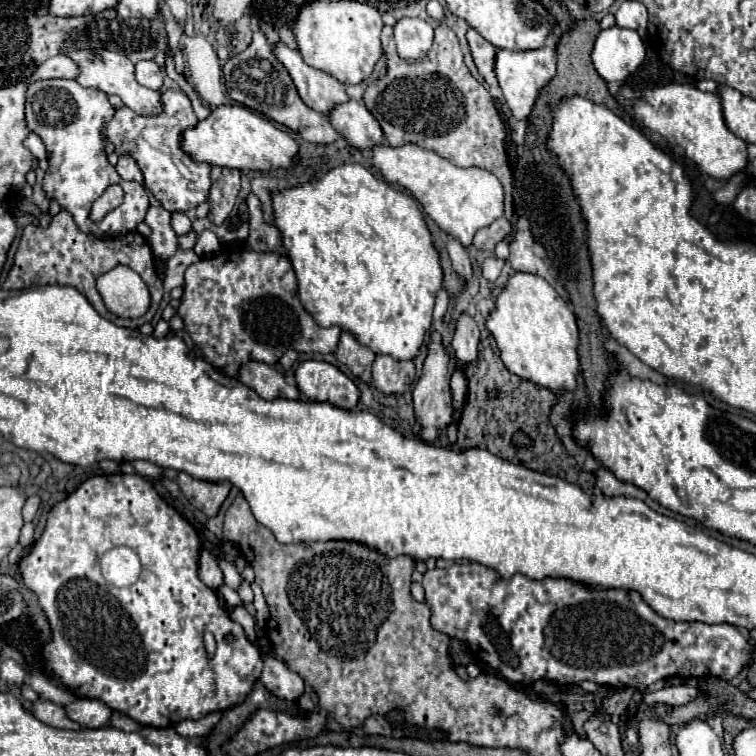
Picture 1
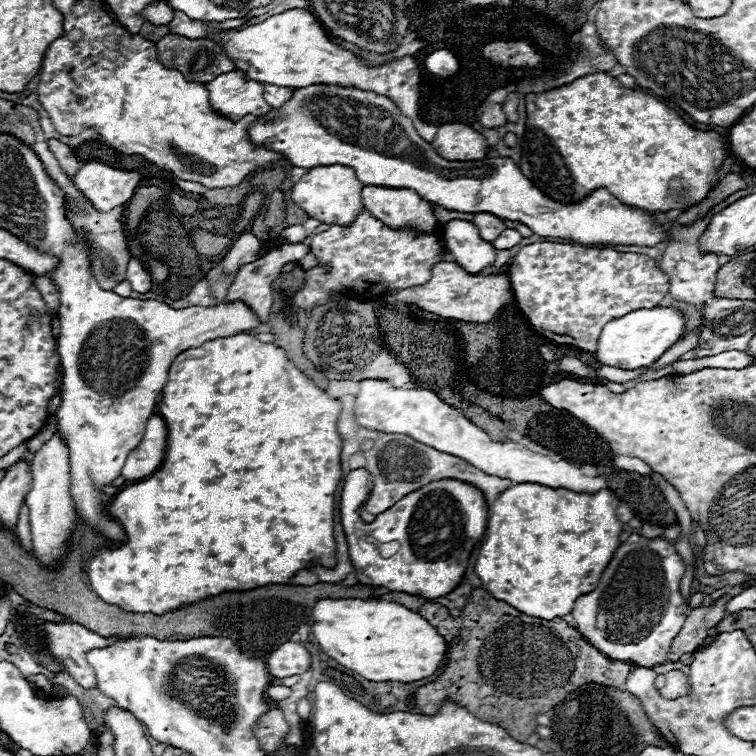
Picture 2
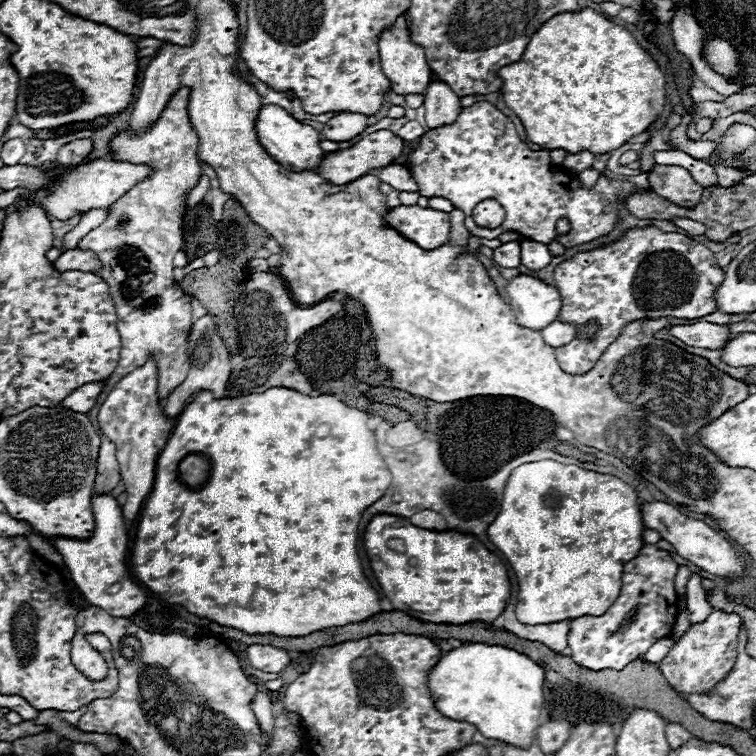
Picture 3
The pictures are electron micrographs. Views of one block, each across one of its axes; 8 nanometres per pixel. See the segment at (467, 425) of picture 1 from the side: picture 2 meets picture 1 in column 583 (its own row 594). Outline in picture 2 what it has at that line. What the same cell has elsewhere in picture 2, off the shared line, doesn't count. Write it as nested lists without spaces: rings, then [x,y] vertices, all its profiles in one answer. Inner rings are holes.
[[[474,588],[470,592],[458,618],[452,618],[442,604],[434,602],[422,604],[418,614],[444,636],[448,650],[444,672],[414,690],[416,708],[422,714],[434,714],[440,700],[450,696],[472,714],[486,714],[492,708],[496,712],[510,712],[516,716],[478,718],[502,726],[518,742],[528,740],[528,736],[536,732],[538,714],[550,712],[578,686],[596,682],[620,688],[632,670],[632,664],[610,660],[600,654],[562,618],[540,620],[528,616],[510,604],[496,600],[484,588]]]

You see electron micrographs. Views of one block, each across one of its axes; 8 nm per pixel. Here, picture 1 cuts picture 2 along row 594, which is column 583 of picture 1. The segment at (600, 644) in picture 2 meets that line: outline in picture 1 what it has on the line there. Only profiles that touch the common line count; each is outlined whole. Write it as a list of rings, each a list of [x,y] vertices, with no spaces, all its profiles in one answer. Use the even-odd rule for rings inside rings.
[[[470,562],[470,564],[452,564],[448,570],[428,570],[424,574],[422,586],[426,590],[426,604],[432,608],[432,626],[448,636],[456,636],[464,642],[468,642],[472,646],[474,656],[480,662],[486,662],[490,668],[498,670],[498,674],[502,674],[508,682],[512,684],[530,684],[536,680],[550,680],[550,682],[558,682],[558,684],[580,684],[584,680],[592,680],[596,684],[606,684],[606,686],[614,686],[614,688],[622,688],[622,686],[630,686],[630,688],[638,688],[644,690],[646,686],[654,684],[656,680],[668,678],[668,676],[680,676],[680,678],[702,678],[702,676],[718,676],[724,680],[732,680],[736,678],[742,668],[746,666],[746,662],[752,656],[752,644],[740,634],[740,630],[732,624],[704,624],[704,622],[676,622],[670,618],[662,618],[658,616],[636,590],[618,590],[618,588],[608,588],[608,590],[592,590],[582,582],[570,580],[570,578],[542,578],[542,580],[532,580],[524,574],[514,574],[512,578],[504,580],[498,576],[498,572],[494,572],[492,568],[486,568],[478,562]]]

